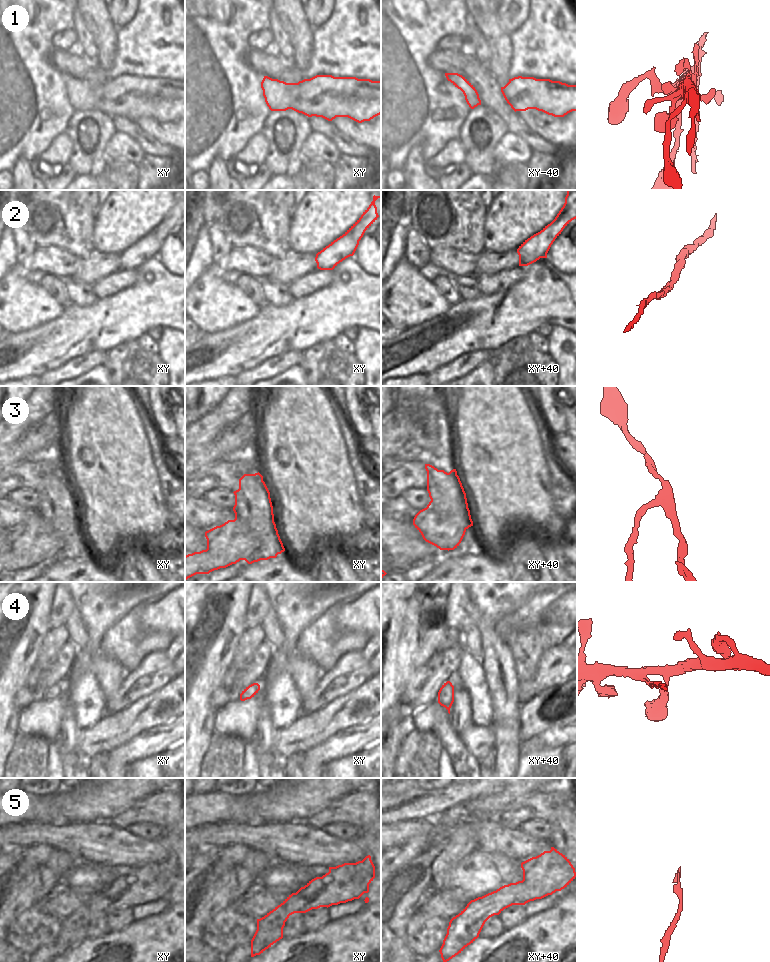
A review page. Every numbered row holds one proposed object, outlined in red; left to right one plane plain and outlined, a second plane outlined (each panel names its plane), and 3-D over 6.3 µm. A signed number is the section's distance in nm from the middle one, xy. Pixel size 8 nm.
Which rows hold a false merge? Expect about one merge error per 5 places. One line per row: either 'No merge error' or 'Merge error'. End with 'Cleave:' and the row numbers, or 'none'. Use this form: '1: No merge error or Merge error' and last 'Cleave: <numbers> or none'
1: No merge error
2: No merge error
3: Merge error
4: No merge error
5: No merge error
Cleave: 3

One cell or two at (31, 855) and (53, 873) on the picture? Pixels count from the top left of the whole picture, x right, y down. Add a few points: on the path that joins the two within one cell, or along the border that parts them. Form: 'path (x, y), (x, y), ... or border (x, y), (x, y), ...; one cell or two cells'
border (53, 849), (41, 864), (27, 872), (20, 871); two cells

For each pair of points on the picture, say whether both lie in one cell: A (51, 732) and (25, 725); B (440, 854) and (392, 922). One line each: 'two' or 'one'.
A: one
B: one

